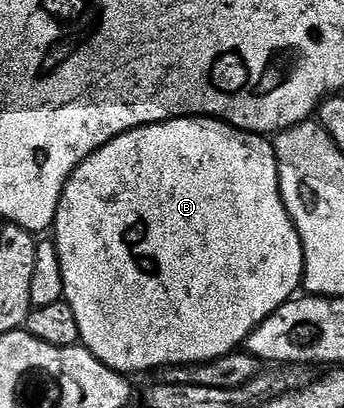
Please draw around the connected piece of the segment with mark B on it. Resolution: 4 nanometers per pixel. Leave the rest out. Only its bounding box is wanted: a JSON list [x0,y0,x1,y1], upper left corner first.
[53,116,303,376]

